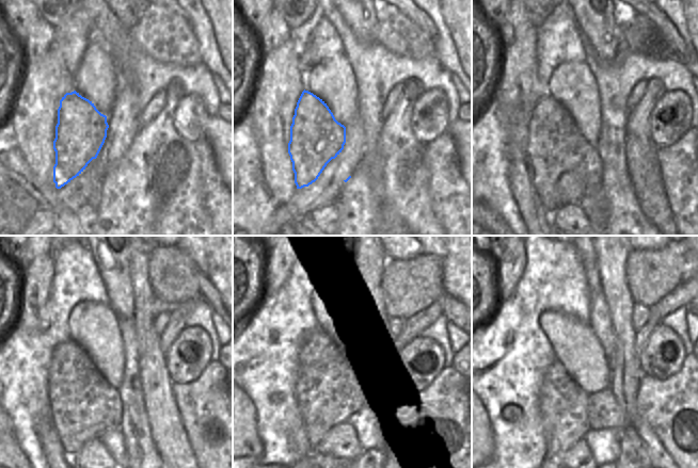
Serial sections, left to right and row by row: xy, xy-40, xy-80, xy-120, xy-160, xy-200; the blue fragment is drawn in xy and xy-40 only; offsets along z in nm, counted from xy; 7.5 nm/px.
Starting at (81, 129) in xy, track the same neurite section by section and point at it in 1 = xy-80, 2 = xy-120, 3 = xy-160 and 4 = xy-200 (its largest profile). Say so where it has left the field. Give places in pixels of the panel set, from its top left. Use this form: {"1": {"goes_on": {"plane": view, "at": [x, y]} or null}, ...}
{"1": {"goes_on": {"plane": "xy-80", "at": [555, 145]}}, "2": {"goes_on": {"plane": "xy-120", "at": [83, 405]}}, "3": {"goes_on": {"plane": "xy-160", "at": [323, 402]}}, "4": {"goes_on": {"plane": "xy-200", "at": [562, 404]}}}

